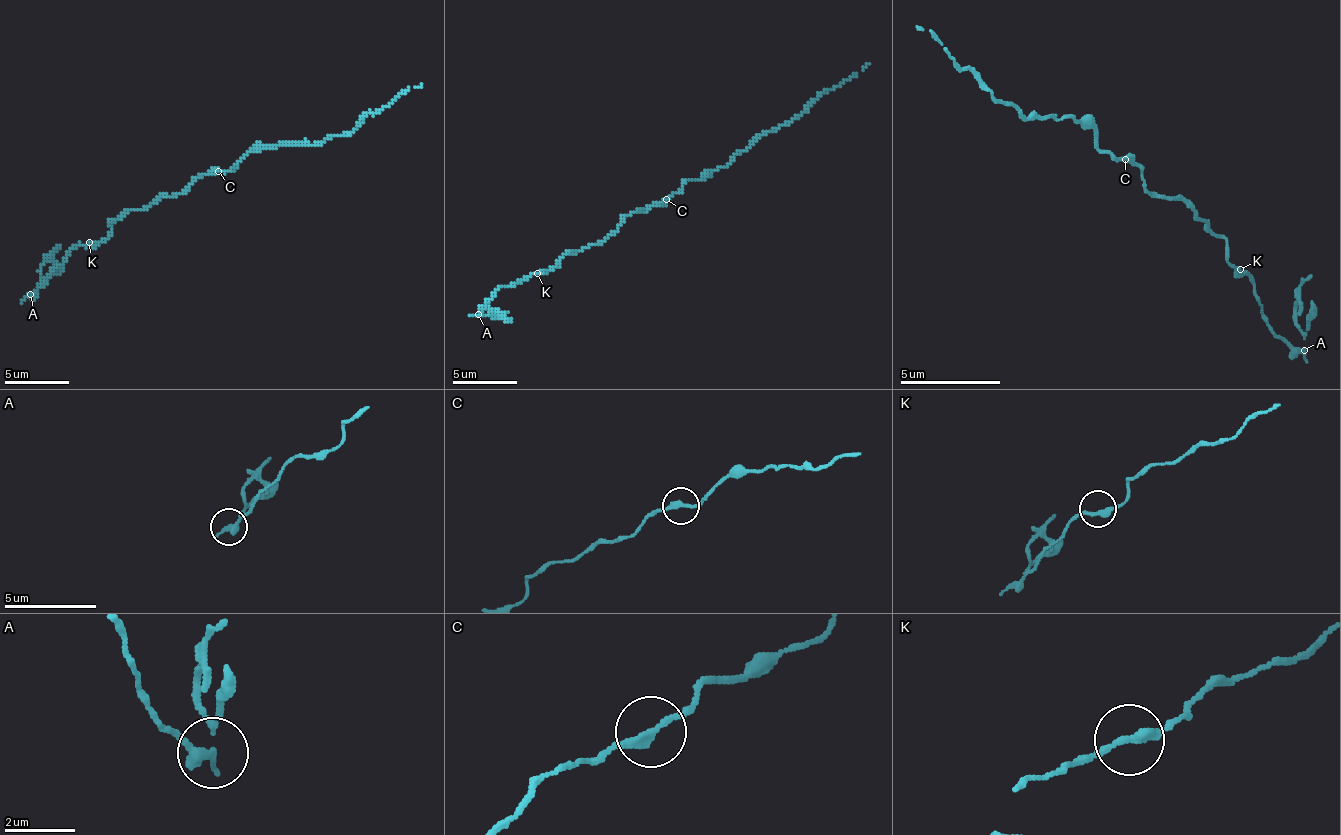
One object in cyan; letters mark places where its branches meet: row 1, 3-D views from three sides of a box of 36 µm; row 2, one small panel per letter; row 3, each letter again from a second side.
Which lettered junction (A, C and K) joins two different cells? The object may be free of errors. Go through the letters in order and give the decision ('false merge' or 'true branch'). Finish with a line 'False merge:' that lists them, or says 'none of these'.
A: false merge
C: true branch
K: true branch
False merge: A

